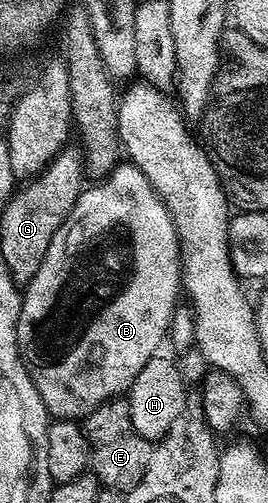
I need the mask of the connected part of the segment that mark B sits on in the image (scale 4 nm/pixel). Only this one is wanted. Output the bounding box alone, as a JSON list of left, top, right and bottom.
[17,161,183,420]

